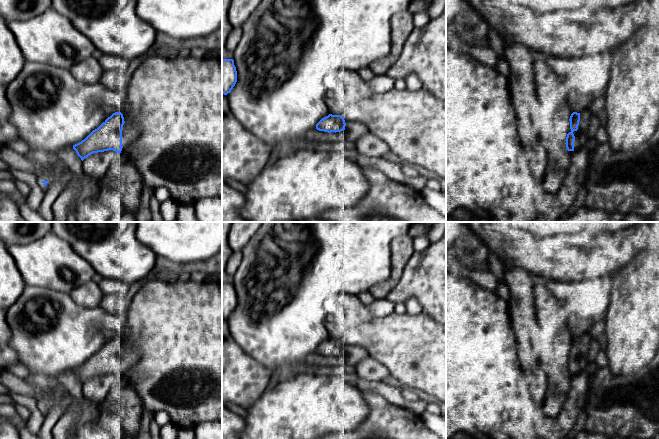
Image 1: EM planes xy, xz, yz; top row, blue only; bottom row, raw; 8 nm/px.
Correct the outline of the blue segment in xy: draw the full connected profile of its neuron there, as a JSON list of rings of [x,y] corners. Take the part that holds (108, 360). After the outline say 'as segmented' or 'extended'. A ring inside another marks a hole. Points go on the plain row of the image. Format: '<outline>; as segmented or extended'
[[[115,336],[84,364],[73,369],[73,373],[83,385],[89,379],[113,374],[118,378],[122,372],[131,369],[139,359],[139,352],[124,344],[121,336]]]; extended

